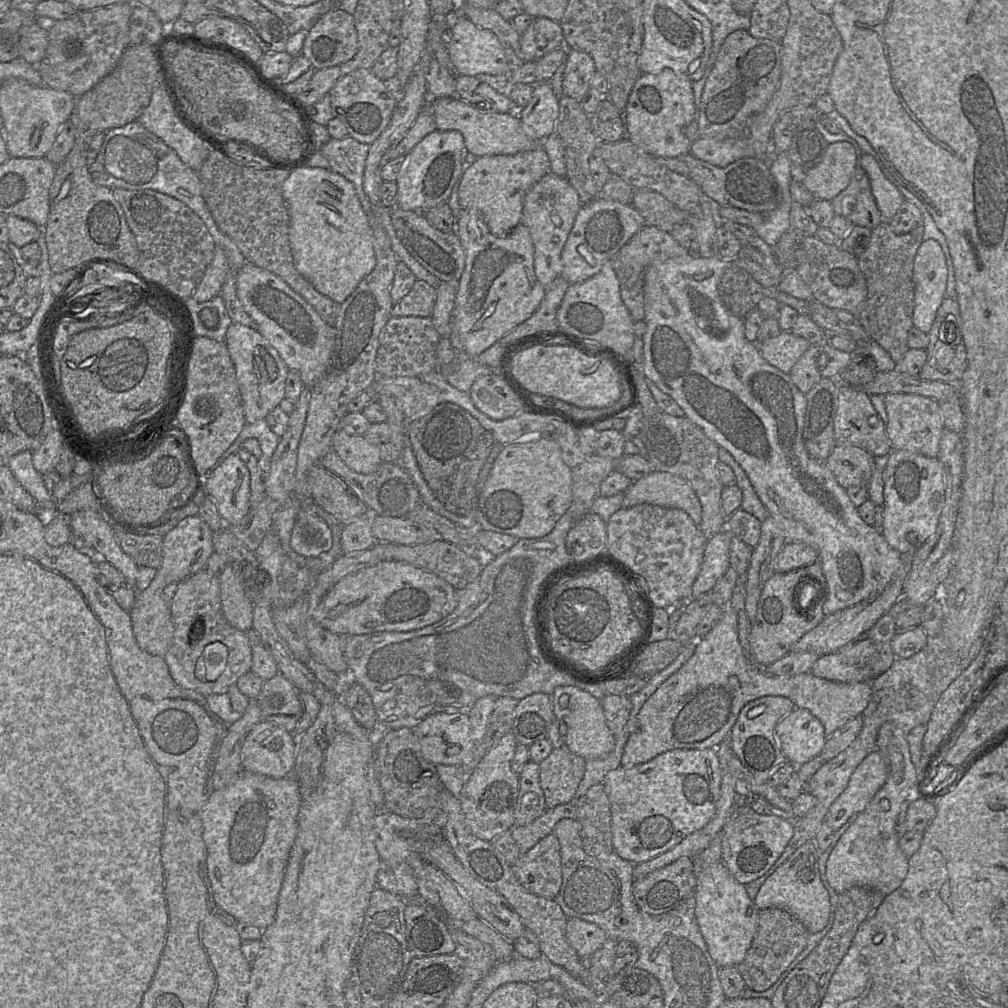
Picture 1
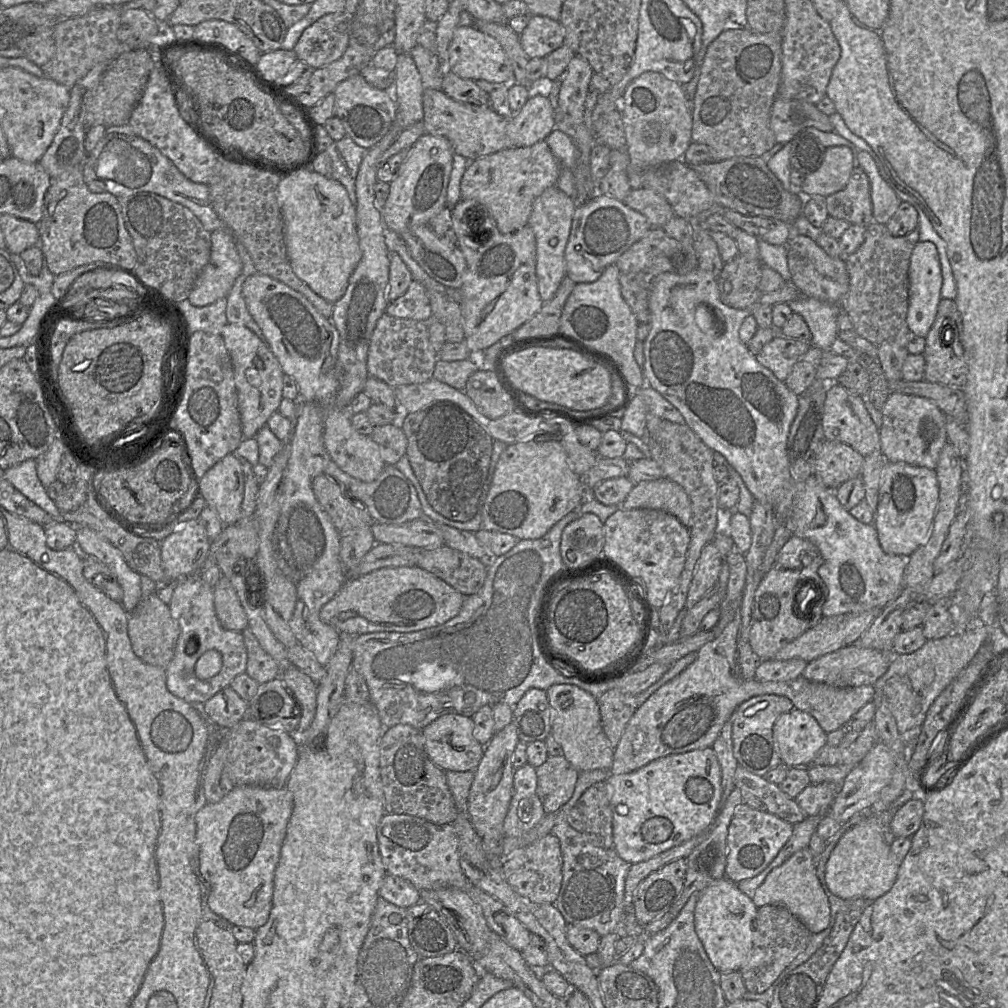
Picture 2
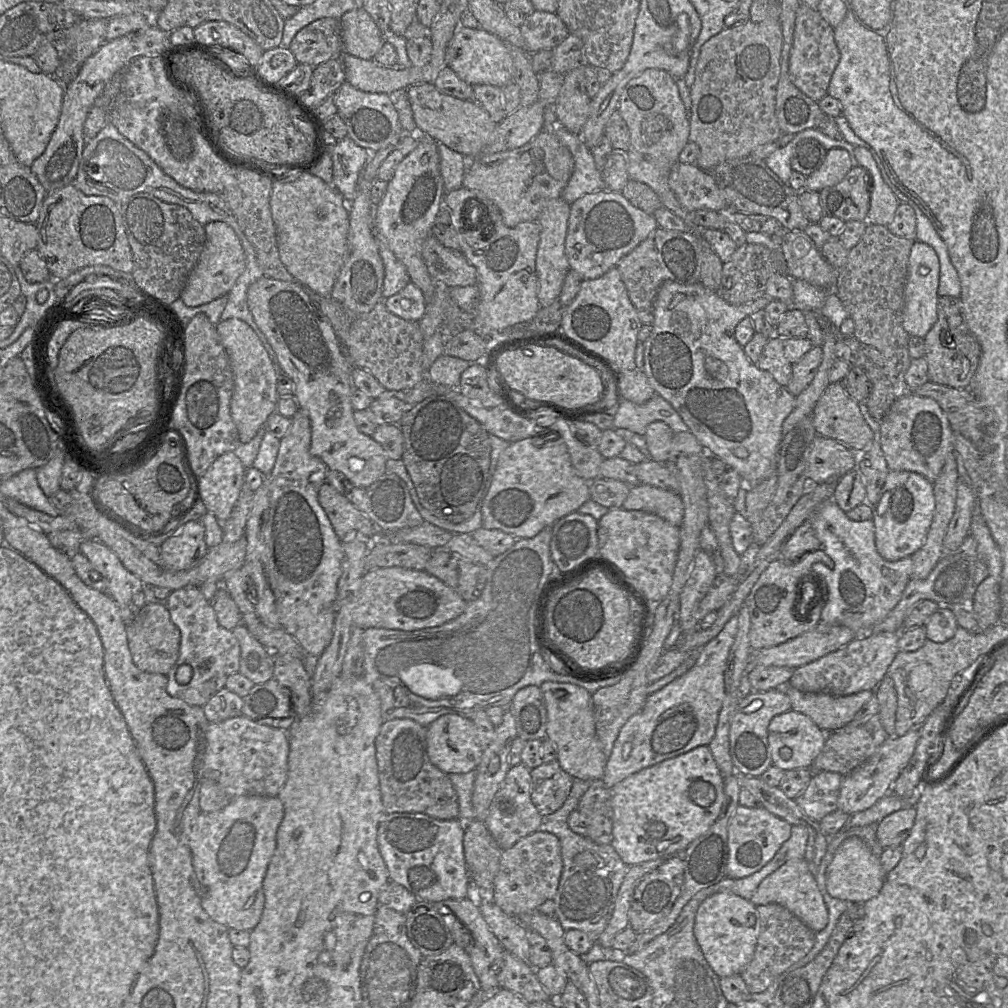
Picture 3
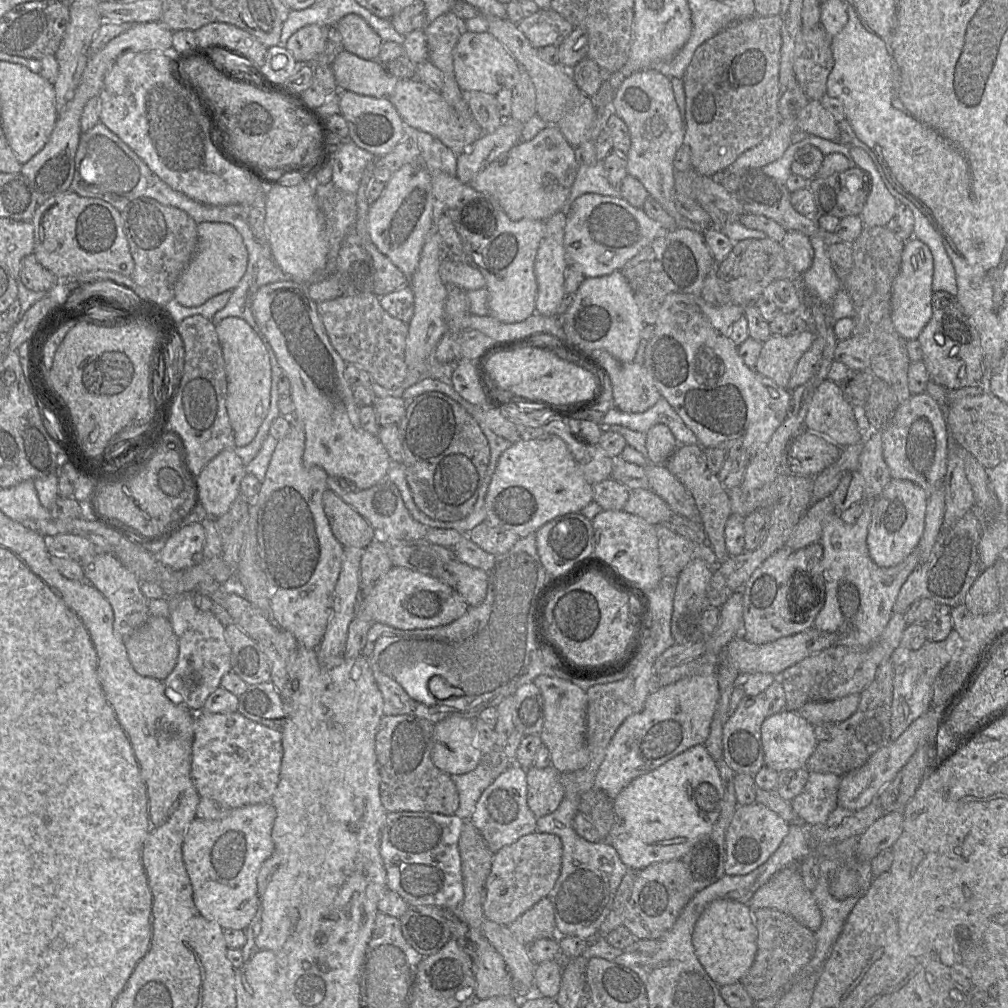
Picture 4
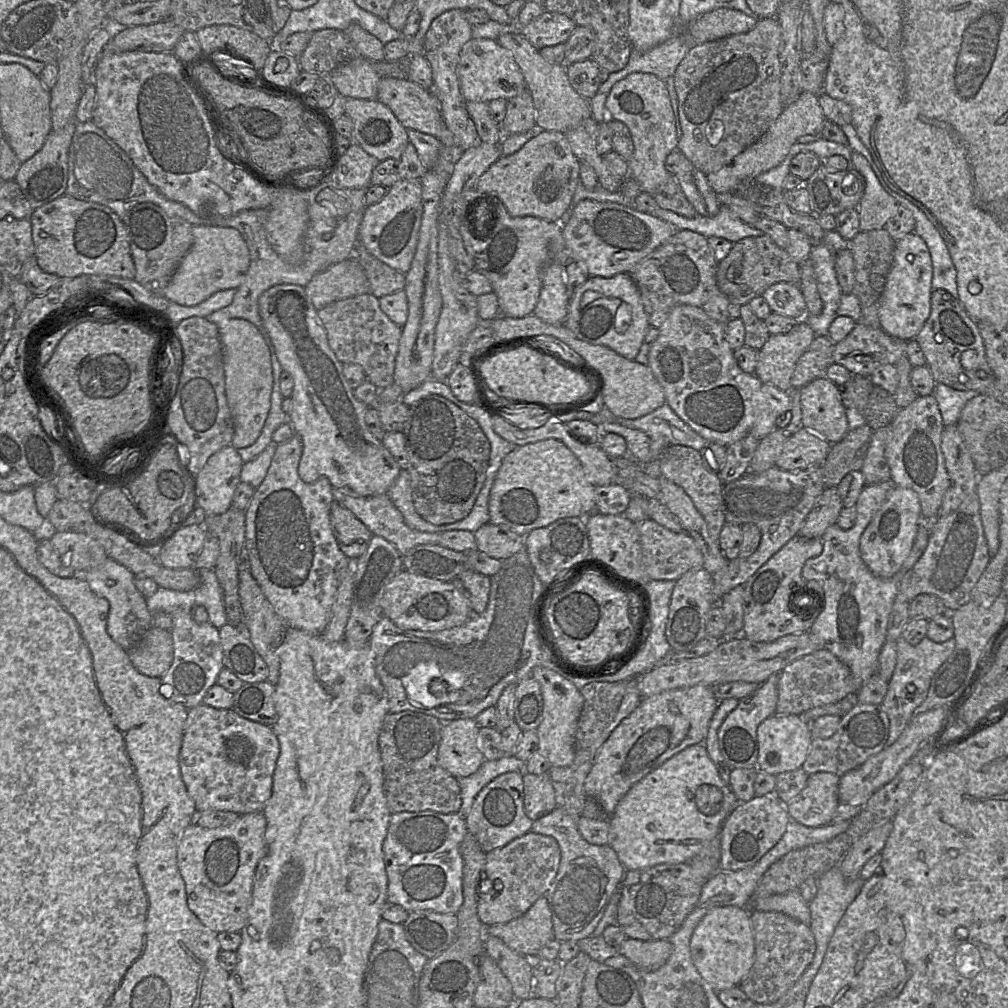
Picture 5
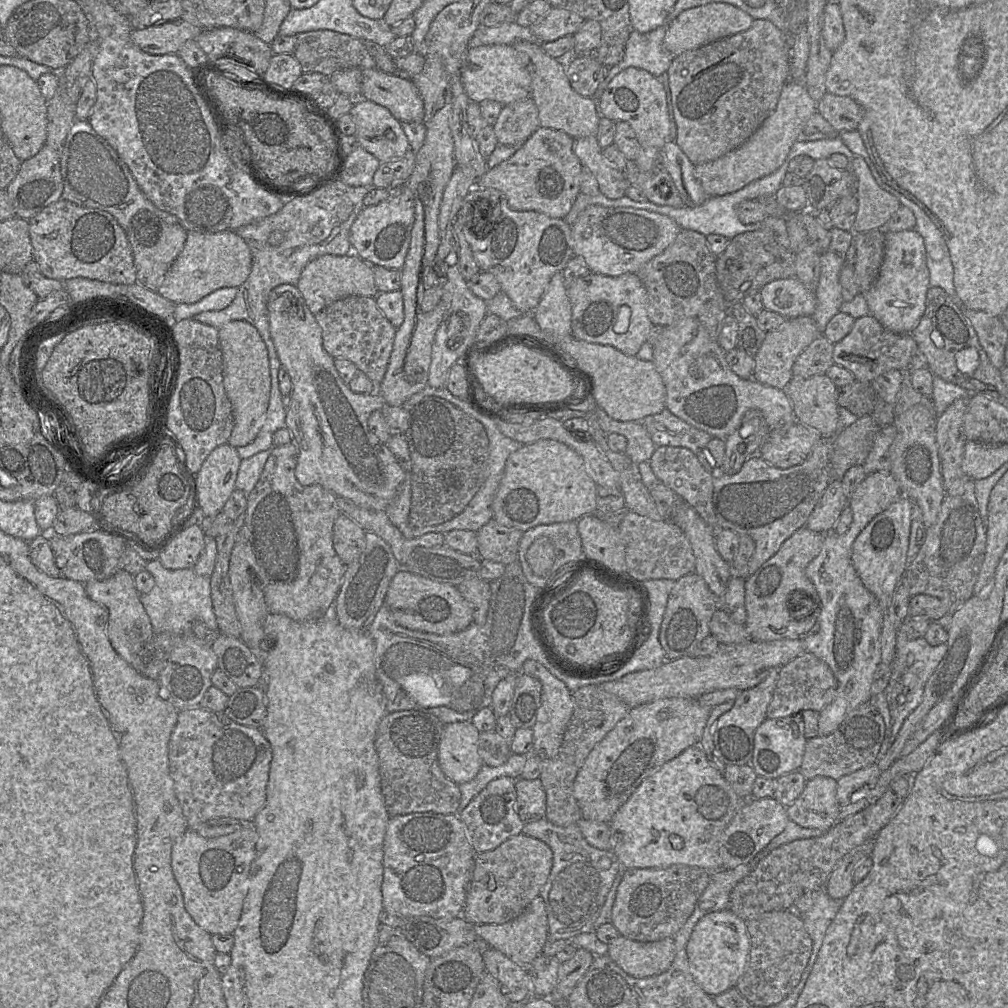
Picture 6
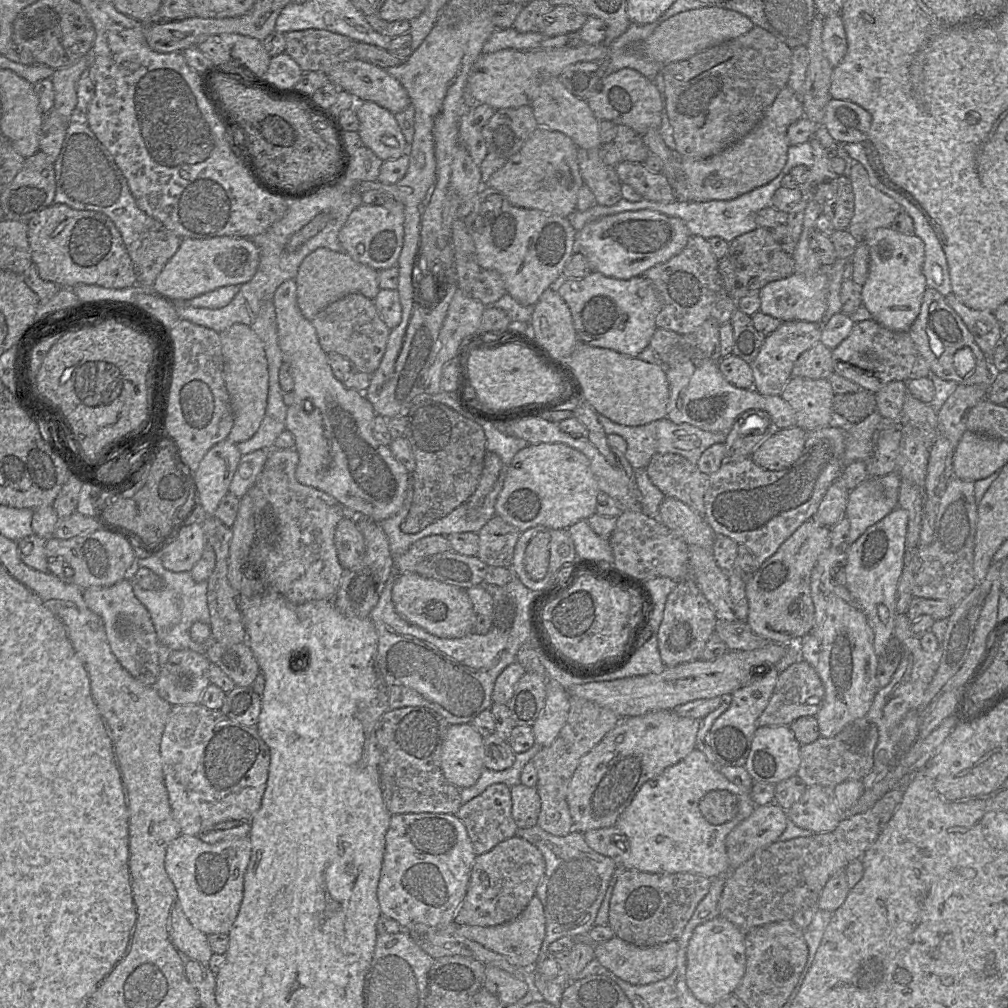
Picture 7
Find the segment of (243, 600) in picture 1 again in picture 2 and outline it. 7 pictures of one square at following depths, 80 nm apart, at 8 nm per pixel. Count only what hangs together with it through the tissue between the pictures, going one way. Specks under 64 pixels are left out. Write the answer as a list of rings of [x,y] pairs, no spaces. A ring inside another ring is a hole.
[[[221,576],[213,590],[215,612],[223,628],[236,632],[246,629],[246,613],[229,579]]]

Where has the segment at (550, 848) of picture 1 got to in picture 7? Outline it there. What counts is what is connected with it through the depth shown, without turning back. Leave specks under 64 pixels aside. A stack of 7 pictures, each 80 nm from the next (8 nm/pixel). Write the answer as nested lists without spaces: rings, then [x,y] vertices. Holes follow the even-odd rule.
[[[513,836],[491,850],[476,855],[465,897],[453,923],[470,926],[495,926],[517,917],[536,894],[545,872],[545,860],[538,848],[523,838]]]

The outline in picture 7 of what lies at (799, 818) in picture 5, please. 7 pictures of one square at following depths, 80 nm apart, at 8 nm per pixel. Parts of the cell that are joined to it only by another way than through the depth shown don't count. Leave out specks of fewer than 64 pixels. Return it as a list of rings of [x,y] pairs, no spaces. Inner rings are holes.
[[[807,786],[800,799],[787,810],[788,818],[796,826],[813,833],[834,830],[843,818],[843,812],[837,805],[833,788]]]

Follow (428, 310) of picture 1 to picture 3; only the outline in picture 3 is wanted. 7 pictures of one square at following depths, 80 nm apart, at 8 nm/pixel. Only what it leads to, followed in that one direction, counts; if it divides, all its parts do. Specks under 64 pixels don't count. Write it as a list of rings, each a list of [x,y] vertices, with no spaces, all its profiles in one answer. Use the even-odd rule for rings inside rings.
[[[411,282],[395,295],[384,299],[383,302],[390,313],[411,322],[420,320],[427,303],[423,292]]]

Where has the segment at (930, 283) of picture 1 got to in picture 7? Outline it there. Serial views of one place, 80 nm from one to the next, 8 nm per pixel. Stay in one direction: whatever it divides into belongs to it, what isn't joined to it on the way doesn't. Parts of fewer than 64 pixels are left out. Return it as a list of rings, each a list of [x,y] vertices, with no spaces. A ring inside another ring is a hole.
[[[890,227],[872,230],[863,240],[869,247],[870,263],[868,278],[861,291],[862,304],[885,328],[909,332],[927,289],[923,273],[924,242],[916,234],[903,234]]]

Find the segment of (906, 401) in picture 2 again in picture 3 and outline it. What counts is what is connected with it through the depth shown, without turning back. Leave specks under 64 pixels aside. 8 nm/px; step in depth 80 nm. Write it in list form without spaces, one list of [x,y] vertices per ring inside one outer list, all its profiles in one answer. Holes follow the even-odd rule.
[[[914,393],[897,398],[881,421],[879,442],[889,471],[915,472],[934,483],[946,458],[955,453],[953,430],[938,403]]]

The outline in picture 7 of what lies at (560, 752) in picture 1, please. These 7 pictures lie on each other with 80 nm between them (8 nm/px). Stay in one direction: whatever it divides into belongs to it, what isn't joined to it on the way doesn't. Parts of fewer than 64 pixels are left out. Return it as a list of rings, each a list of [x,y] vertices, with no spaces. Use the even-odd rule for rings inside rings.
[[[516,784],[510,787],[511,814],[518,828],[531,828],[536,825],[541,802],[536,787]]]

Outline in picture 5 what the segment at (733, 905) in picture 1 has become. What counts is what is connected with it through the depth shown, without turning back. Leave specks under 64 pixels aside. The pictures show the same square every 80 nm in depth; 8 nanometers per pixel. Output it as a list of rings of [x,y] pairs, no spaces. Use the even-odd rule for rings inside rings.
[[[738,906],[714,907],[694,929],[690,940],[693,963],[702,978],[717,992],[739,986],[753,964],[755,944],[750,911]]]

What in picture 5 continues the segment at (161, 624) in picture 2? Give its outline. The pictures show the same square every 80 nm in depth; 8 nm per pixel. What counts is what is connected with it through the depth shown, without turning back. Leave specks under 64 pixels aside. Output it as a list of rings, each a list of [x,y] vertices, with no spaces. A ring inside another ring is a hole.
[[[151,627],[127,653],[140,674],[161,678],[170,668],[174,657],[171,631]]]

